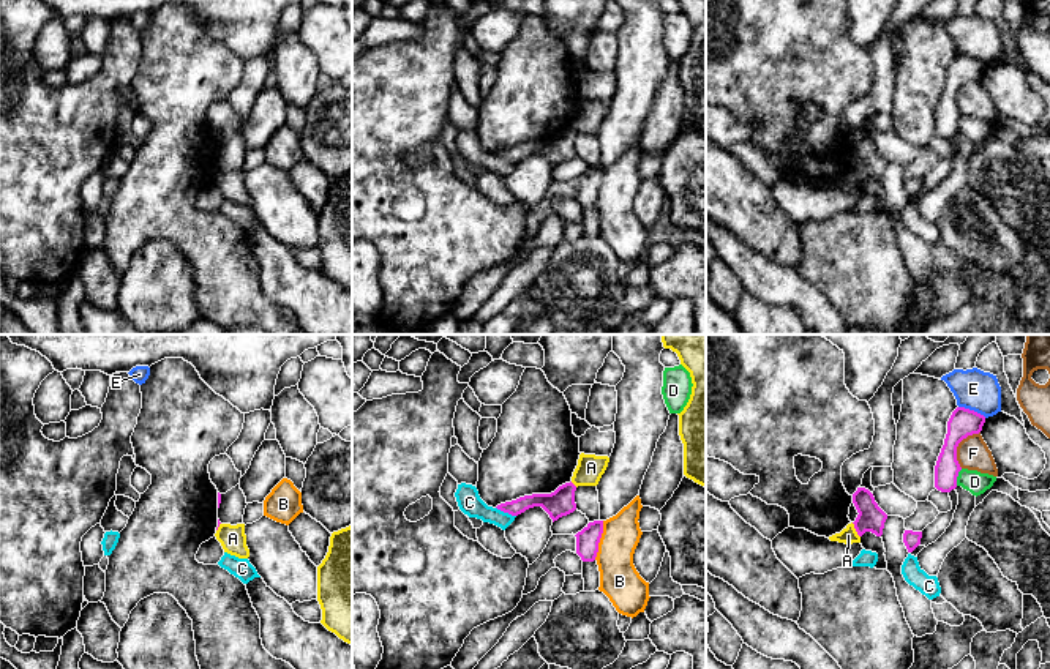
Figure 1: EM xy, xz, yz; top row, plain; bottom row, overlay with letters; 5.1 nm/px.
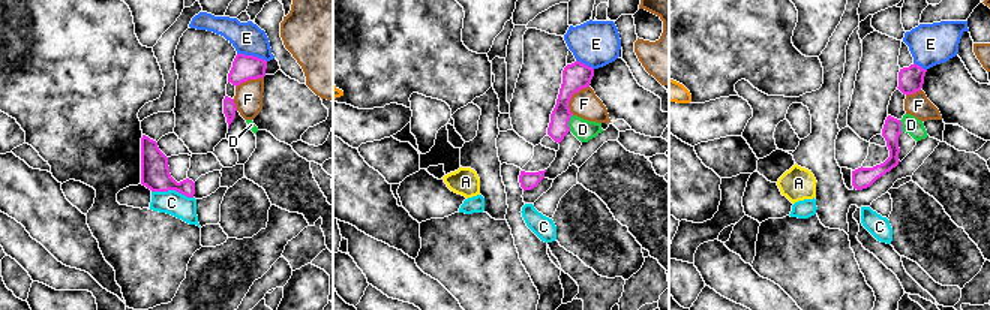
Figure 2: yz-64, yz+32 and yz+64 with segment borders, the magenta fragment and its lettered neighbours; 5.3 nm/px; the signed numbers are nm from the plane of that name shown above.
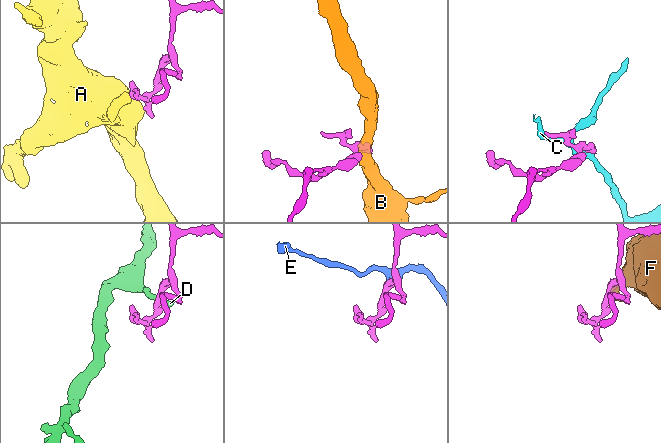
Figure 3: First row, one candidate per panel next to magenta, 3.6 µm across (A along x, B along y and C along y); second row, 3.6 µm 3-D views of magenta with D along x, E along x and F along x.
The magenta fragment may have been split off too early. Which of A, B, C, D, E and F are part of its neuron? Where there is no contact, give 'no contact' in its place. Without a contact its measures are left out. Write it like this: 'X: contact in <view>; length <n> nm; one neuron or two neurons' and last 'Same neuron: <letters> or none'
A: contact in yz; length 90 nm; two neurons
B: contact in xz; length 200 nm; two neurons
C: contact in xz; length 120 nm; two neurons
D: contact in yz; length 90 nm; two neurons
E: contact in yz; length 160 nm; two neurons
F: contact in yz; length 220 nm; two neurons
Same neuron: none

